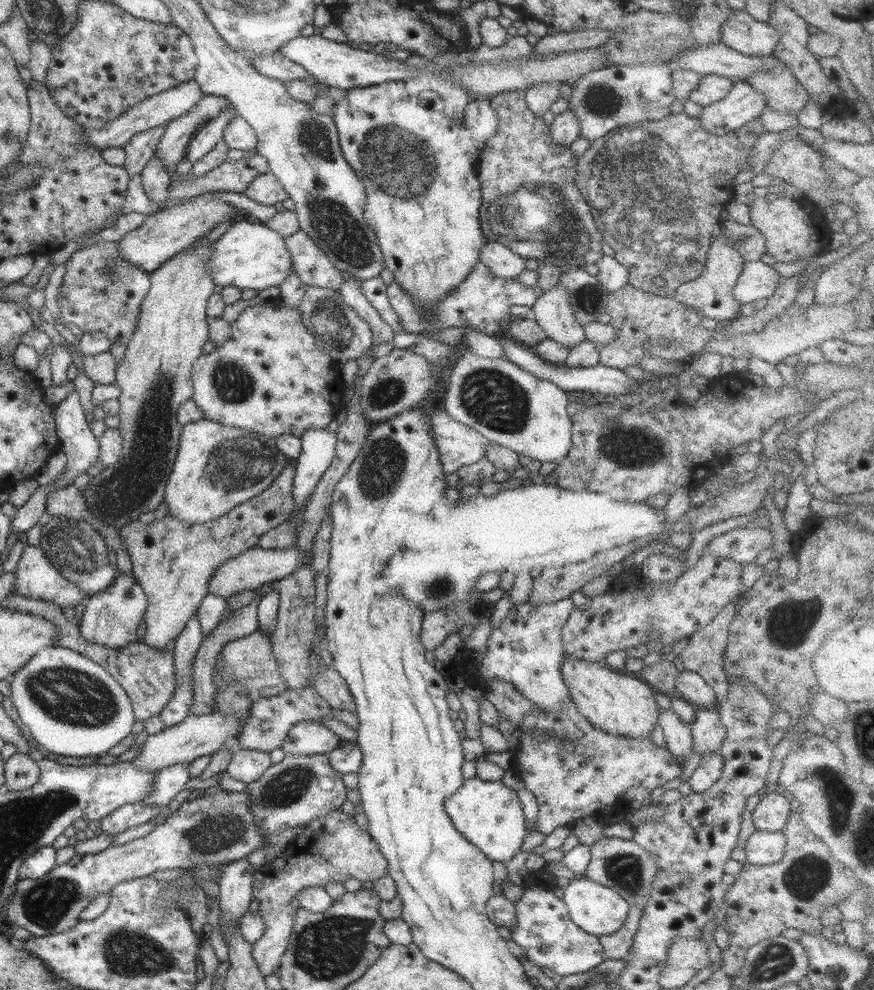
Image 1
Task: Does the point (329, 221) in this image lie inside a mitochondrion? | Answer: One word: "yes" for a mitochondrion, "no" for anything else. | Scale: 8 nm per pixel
yes

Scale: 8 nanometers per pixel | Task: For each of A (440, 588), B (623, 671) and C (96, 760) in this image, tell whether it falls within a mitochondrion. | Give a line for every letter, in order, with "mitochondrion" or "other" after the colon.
A: mitochondrion
B: other
C: other

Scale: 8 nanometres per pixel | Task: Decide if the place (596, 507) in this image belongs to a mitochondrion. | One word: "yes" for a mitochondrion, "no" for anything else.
no

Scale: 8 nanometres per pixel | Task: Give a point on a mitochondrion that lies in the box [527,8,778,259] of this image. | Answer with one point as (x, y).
(600, 100)

